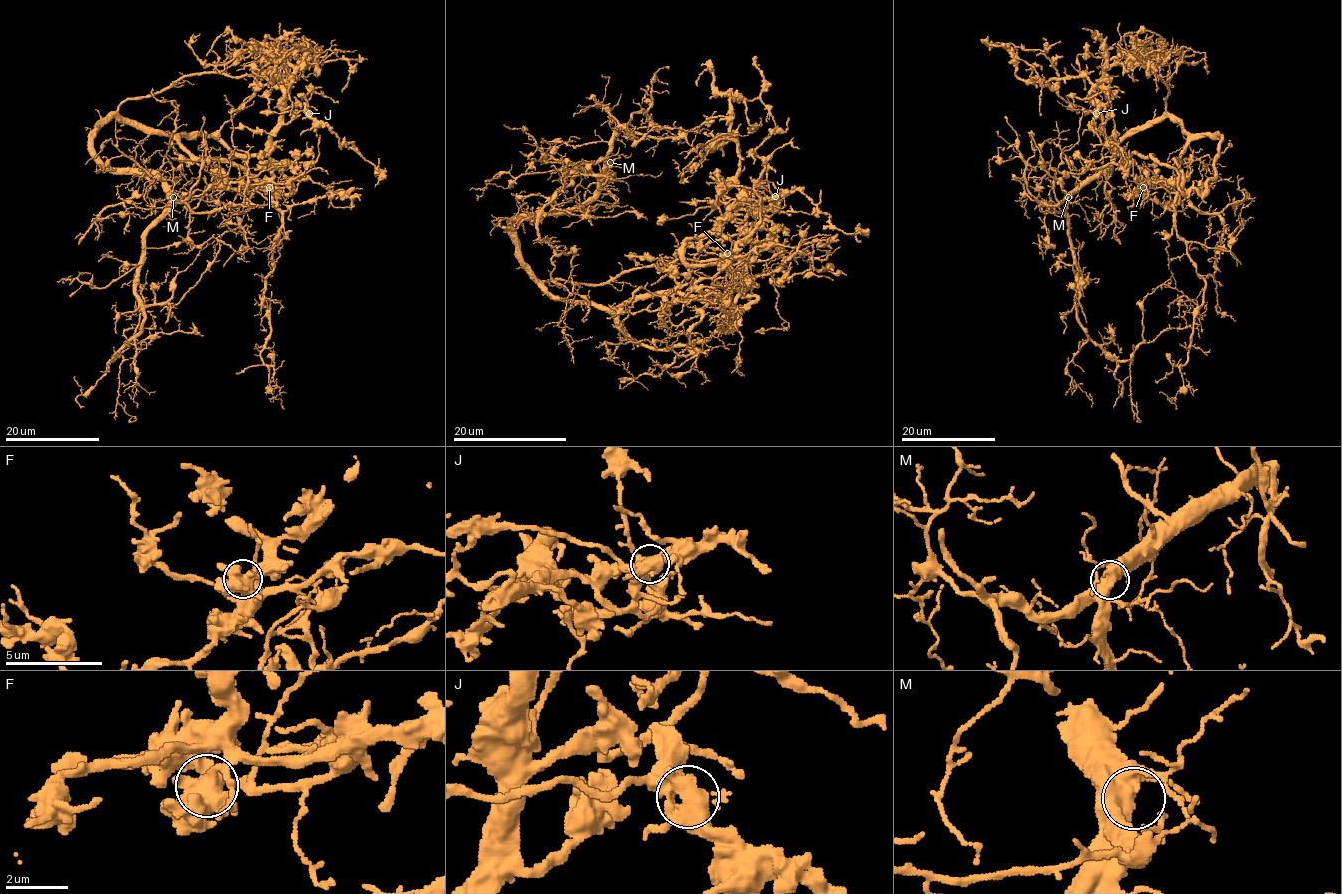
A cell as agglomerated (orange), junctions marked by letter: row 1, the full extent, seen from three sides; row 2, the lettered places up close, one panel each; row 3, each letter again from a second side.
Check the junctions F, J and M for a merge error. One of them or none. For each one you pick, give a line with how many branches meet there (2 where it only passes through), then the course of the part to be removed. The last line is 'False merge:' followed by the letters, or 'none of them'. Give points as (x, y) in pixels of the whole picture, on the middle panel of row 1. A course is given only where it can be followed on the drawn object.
False merge: none of them

